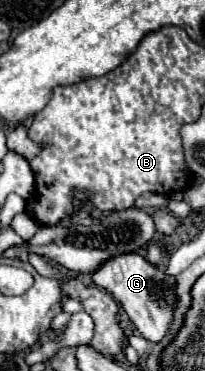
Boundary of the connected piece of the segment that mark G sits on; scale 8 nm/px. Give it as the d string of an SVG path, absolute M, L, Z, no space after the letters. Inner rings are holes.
M122 253L118 257L110 257L110 261L104 261L92 273L92 283L108 291L114 297L114 301L122 305L122 309L128 313L142 337L146 337L152 343L164 337L166 327L172 319L172 305L176 301L174 277L166 277L164 267L152 267L144 261L144 257L136 253Z

